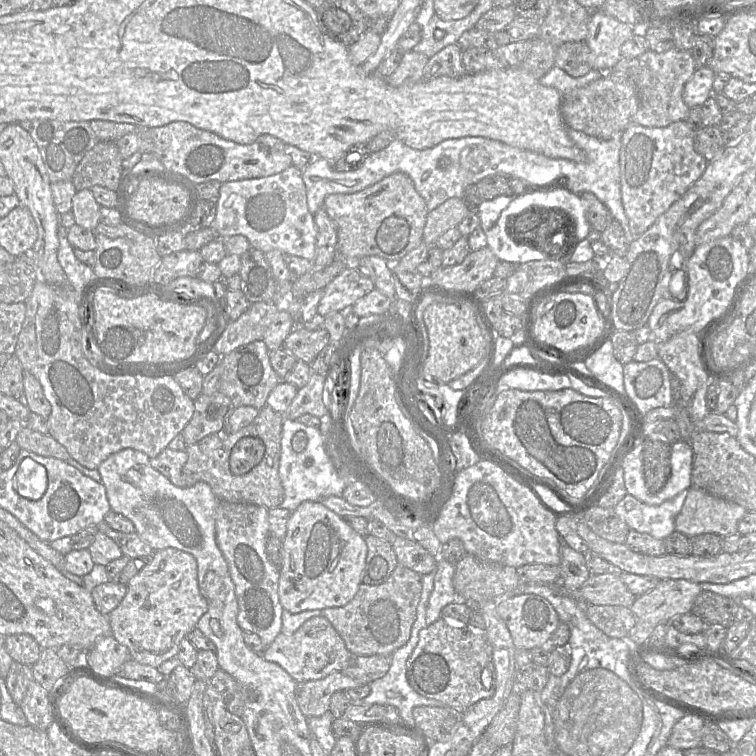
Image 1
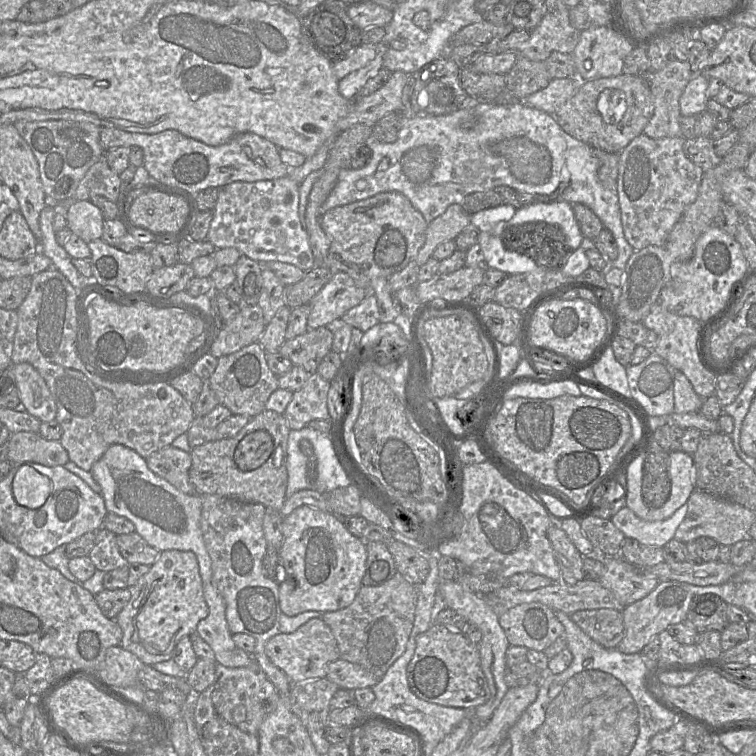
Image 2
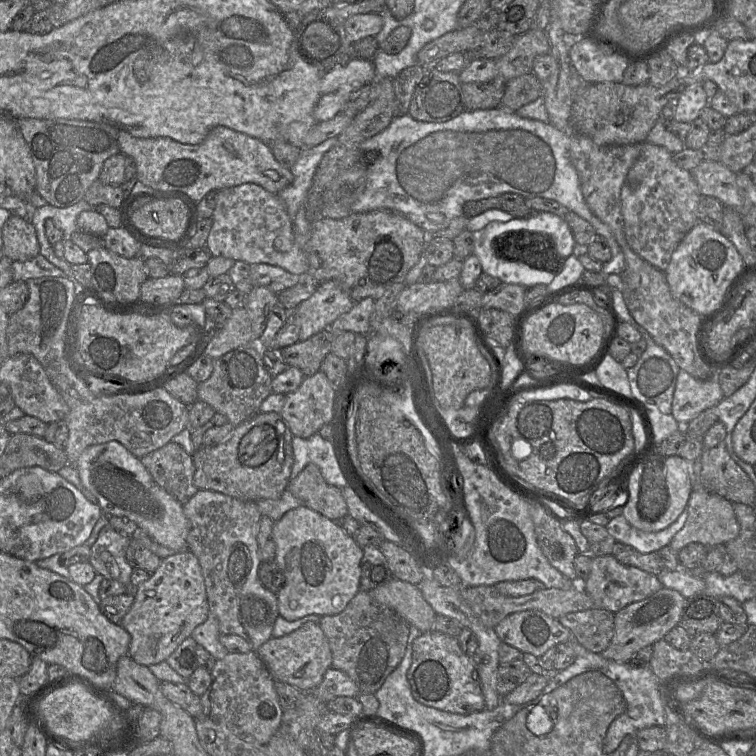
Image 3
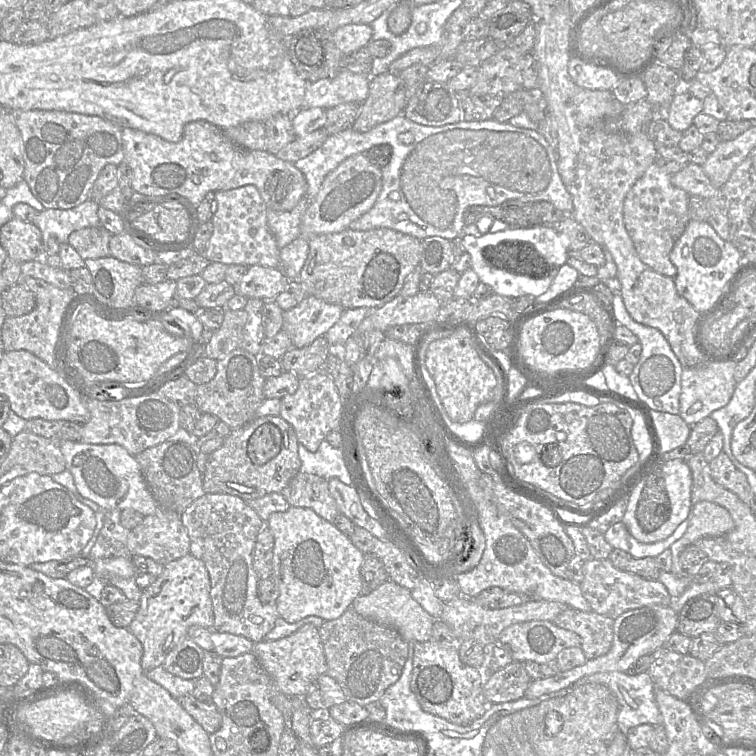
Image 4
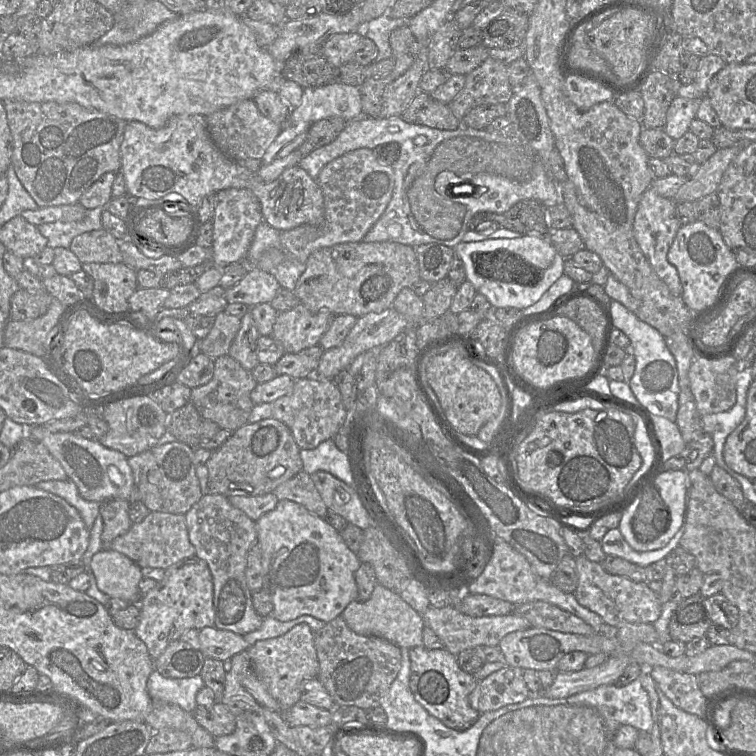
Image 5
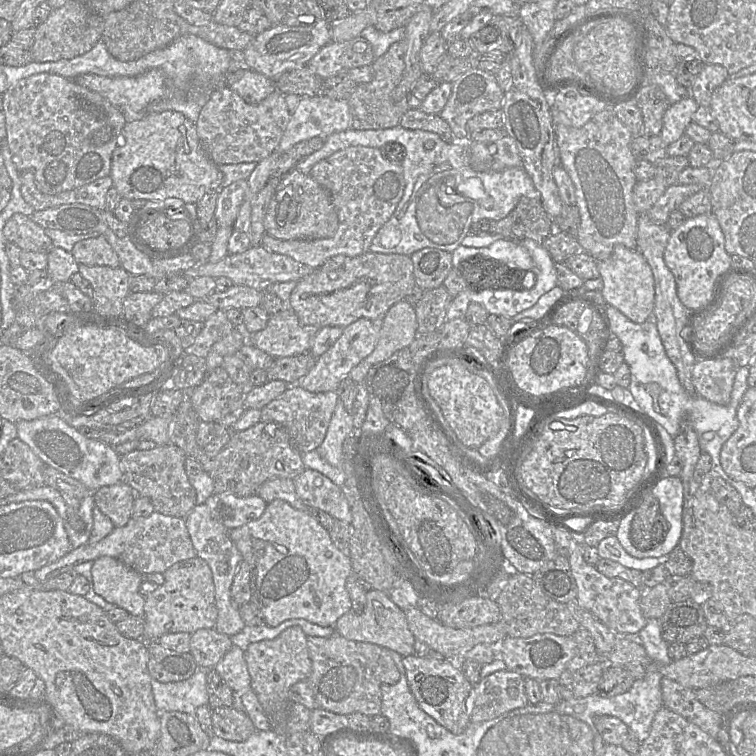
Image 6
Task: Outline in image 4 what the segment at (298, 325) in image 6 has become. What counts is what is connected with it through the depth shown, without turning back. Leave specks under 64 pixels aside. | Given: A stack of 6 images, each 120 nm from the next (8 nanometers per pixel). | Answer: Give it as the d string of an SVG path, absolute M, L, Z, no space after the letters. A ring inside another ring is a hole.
M308 295L295 307L284 311L283 330L290 337L293 347L310 345L340 319L344 308Z

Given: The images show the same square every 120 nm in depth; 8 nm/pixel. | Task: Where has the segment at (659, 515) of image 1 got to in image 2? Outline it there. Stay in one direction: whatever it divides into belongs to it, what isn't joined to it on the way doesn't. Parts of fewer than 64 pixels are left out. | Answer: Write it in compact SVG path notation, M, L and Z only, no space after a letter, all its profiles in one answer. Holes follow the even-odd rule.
M687 503L667 519L646 521L625 506L611 518L611 521L625 537L634 538L645 545L663 548L674 538L676 529L685 518L686 513Z

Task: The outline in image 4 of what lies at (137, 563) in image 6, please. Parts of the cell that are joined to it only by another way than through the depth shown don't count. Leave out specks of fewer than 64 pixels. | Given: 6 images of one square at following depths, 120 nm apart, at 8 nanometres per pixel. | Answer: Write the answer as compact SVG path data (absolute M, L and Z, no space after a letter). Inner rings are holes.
M159 509L130 530L127 547L132 555L148 557L165 565L190 554L190 539L181 514Z

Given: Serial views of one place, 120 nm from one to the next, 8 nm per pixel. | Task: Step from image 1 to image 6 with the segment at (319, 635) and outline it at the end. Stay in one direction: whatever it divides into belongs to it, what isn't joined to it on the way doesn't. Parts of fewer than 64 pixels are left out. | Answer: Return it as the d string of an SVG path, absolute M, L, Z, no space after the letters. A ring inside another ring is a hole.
M300 626L284 630L278 637L251 643L245 650L245 660L251 677L251 688L267 716L271 729L287 737L290 715L289 690L299 681L306 681L312 672L312 662L307 646L307 635Z

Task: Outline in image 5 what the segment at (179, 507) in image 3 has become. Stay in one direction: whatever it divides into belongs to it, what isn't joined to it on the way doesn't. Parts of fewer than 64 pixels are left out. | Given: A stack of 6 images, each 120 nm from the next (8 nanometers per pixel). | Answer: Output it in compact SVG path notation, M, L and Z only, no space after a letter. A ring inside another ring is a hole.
M43 425L27 427L27 436L39 440L60 462L68 479L75 483L85 500L100 503L115 498L129 502L133 499L135 483L128 458L124 454L104 447L95 439L87 440L73 432L51 433Z

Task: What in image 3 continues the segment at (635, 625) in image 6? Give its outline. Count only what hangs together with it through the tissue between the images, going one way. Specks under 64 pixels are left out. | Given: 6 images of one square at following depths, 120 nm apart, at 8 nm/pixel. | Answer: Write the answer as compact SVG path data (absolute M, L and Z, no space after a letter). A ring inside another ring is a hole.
M613 555L593 557L591 572L587 579L579 585L594 602L594 608L605 609L614 614L629 604L641 601L664 587L658 575L624 565Z

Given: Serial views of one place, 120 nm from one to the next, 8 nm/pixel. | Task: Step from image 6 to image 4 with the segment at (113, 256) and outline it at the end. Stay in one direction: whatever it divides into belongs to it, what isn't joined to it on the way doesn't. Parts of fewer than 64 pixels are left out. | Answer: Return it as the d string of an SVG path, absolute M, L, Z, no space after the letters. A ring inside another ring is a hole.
M86 227L73 231L68 243L84 259L97 259L110 256L109 241L112 234L104 227Z

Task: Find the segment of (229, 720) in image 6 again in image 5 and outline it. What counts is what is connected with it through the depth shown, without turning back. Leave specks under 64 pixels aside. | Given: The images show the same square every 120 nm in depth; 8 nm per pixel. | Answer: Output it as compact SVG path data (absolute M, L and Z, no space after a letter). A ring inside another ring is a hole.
M215 702L210 707L197 705L193 716L213 737L231 734L236 727L235 716L221 702Z

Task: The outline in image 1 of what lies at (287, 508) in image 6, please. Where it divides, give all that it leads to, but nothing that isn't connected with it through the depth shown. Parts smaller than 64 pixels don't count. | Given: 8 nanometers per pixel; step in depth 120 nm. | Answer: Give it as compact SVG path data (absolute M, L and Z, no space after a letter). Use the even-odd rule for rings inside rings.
M305 501L292 512L283 540L283 561L278 595L282 607L292 614L342 607L362 584L368 547L346 520L320 501Z

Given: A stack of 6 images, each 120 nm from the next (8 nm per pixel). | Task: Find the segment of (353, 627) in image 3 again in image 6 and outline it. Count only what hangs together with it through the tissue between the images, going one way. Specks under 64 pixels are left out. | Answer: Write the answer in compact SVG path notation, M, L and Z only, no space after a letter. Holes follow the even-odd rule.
M336 631L330 637L308 636L307 646L312 672L306 681L313 691L318 708L340 715L359 712L374 717L381 714L381 685L394 685L400 678L390 649L348 640Z

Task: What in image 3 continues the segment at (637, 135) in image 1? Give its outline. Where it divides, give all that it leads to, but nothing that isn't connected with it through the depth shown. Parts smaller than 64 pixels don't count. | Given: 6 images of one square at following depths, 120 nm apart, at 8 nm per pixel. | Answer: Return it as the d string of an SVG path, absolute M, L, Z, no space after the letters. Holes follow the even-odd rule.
M642 143L641 154L621 189L621 210L626 240L642 259L665 272L673 252L698 222L701 192L690 171L680 168L666 148Z

